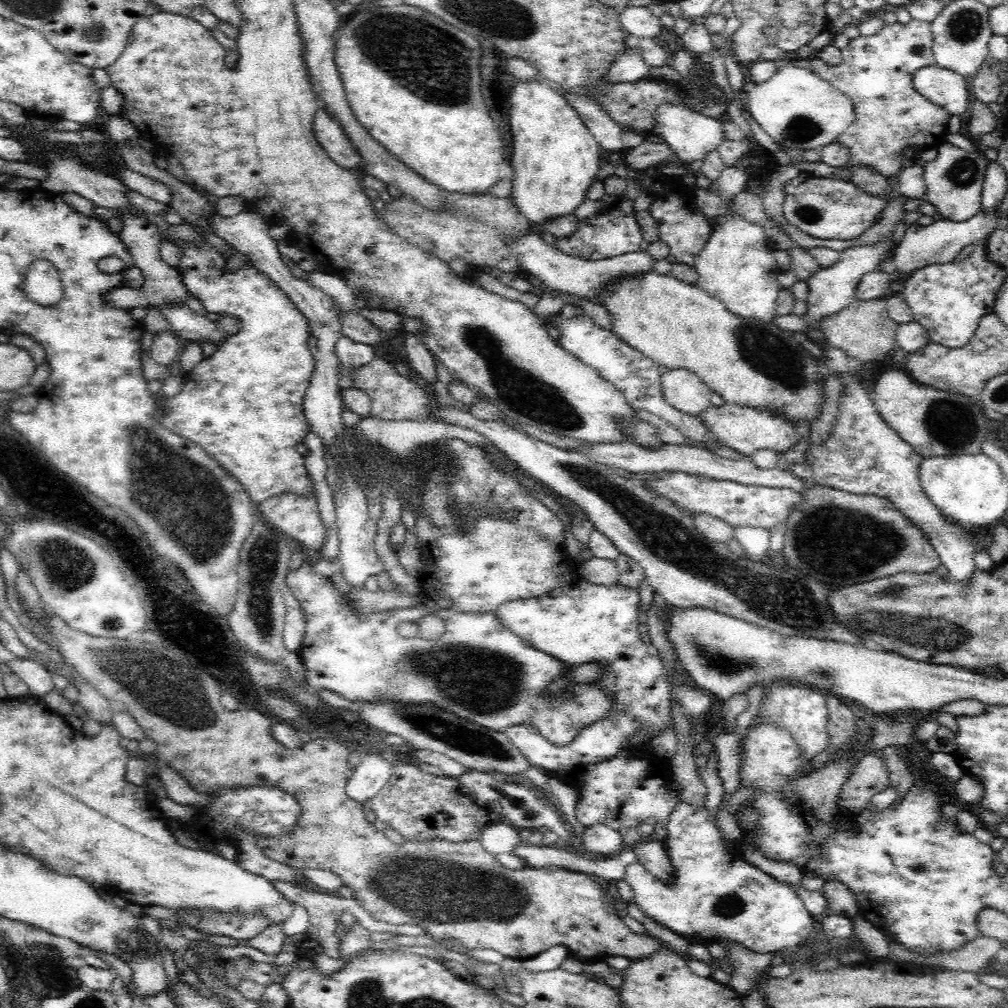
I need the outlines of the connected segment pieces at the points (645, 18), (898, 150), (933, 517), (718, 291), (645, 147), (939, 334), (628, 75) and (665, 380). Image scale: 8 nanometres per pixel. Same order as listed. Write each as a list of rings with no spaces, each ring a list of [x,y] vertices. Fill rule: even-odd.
[[[626,6],[619,17],[627,32],[638,38],[654,38],[663,27],[660,18],[645,6]]]
[[[912,18],[908,24],[900,24],[899,21],[891,25],[884,24],[877,34],[859,35],[850,40],[841,51],[843,61],[838,66],[830,66],[818,57],[809,59],[809,61],[811,70],[852,101],[856,120],[837,139],[838,143],[849,148],[851,157],[848,166],[852,171],[856,166],[863,164],[880,172],[888,179],[896,178],[903,169],[903,163],[898,161],[897,156],[905,156],[904,150],[915,148],[922,151],[945,143],[944,138],[949,133],[948,122],[950,122],[951,114],[944,107],[924,98],[913,85],[913,76],[917,70],[925,66],[936,65],[930,22]]]
[[[837,347],[822,350],[826,359],[822,362],[827,367],[829,376],[842,377],[842,390],[828,440],[824,444],[810,447],[804,458],[812,466],[813,480],[825,487],[844,490],[850,494],[876,495],[894,503],[912,521],[912,525],[924,531],[924,535],[940,555],[942,564],[948,569],[949,576],[960,584],[966,584],[976,570],[976,550],[970,543],[966,527],[944,516],[926,496],[919,479],[923,456],[900,438],[880,416],[870,400],[870,394],[863,390],[862,377],[858,381],[858,377],[851,374],[848,354]]]
[[[730,212],[718,215],[712,225],[708,242],[695,258],[693,267],[699,274],[695,284],[721,300],[736,316],[772,321],[776,315],[778,295],[783,289],[778,277],[784,271],[772,255],[773,247],[764,233],[764,227]]]
[[[645,137],[640,145],[622,152],[620,161],[627,168],[636,171],[644,170],[662,160],[668,160],[672,153],[675,152],[669,147],[669,144],[651,142]]]
[[[982,238],[976,244],[976,250],[965,259],[947,263],[932,263],[930,266],[915,270],[906,280],[900,295],[910,307],[914,321],[919,322],[928,332],[931,343],[937,343],[947,348],[963,348],[974,338],[979,320],[993,312],[996,295],[1007,276],[1002,266],[987,259],[986,245],[987,238]]]
[[[640,47],[628,48],[610,65],[607,82],[636,82],[649,75],[650,69],[647,64],[644,64]]]
[[[669,370],[661,376],[661,385],[664,401],[684,414],[700,417],[711,406],[713,390],[692,371]]]

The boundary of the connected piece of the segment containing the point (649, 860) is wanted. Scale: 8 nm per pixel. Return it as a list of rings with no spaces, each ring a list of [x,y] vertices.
[[[654,838],[652,840],[643,840],[630,850],[638,857],[640,865],[644,866],[652,874],[652,877],[669,884],[669,886],[674,882],[674,872],[676,870],[670,863],[661,842],[654,840]]]

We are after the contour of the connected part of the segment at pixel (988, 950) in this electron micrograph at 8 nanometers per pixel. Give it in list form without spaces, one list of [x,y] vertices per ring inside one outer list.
[[[980,933],[980,936],[976,936],[975,940],[968,942],[958,951],[920,955],[920,953],[914,953],[906,949],[906,947],[902,947],[900,943],[896,943],[891,938],[891,934],[886,934],[886,938],[889,940],[891,953],[889,961],[894,963],[910,962],[912,966],[924,964],[924,966],[938,968],[938,970],[944,966],[944,970],[981,972],[991,960],[996,958],[998,950],[1004,947],[1004,943]]]

